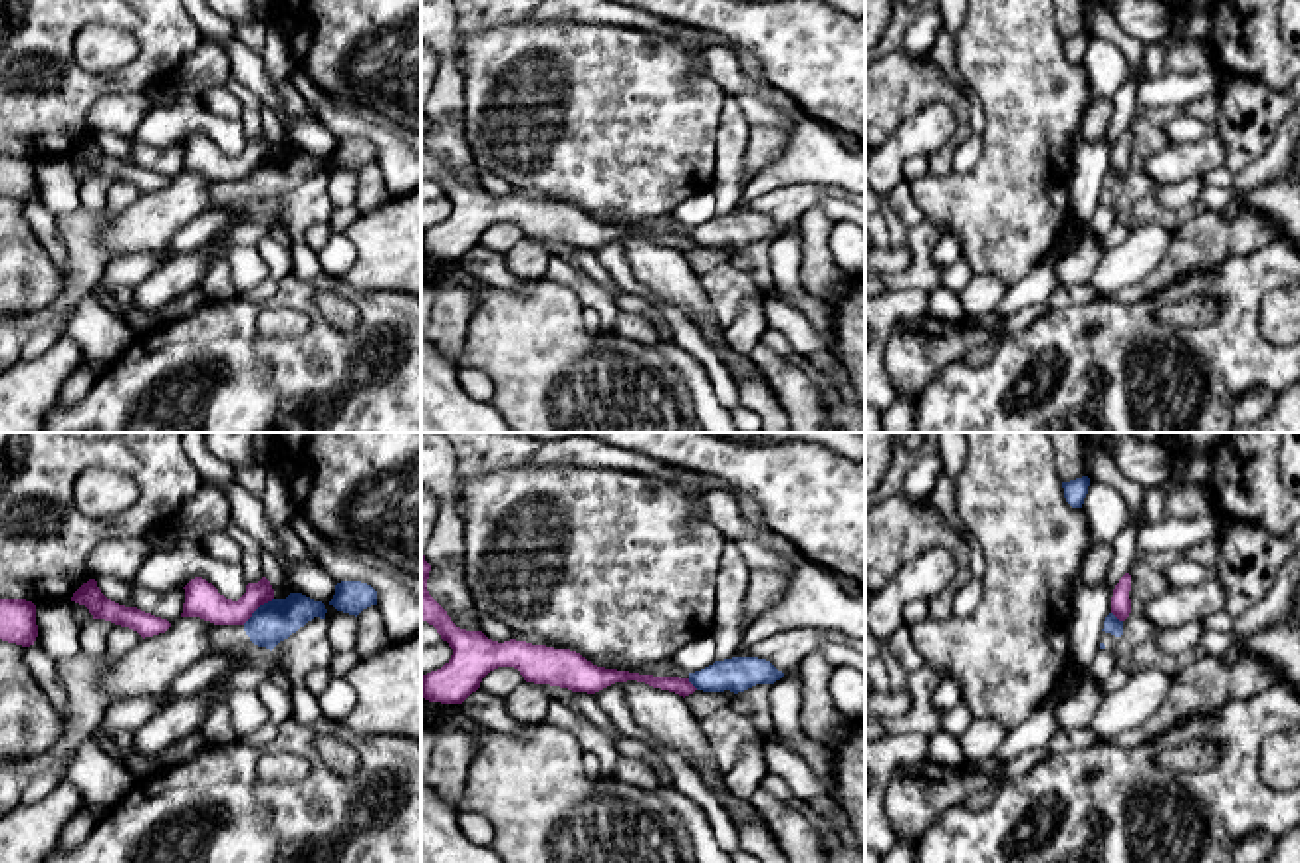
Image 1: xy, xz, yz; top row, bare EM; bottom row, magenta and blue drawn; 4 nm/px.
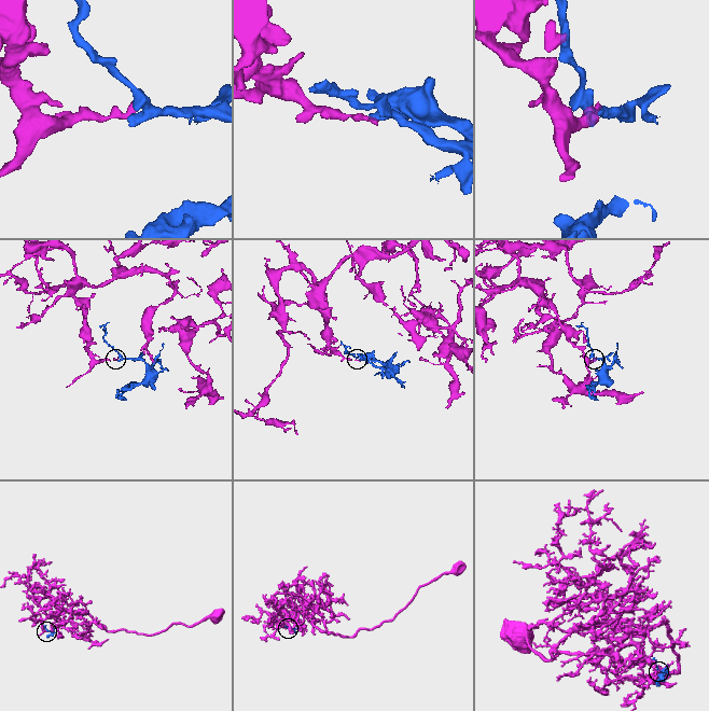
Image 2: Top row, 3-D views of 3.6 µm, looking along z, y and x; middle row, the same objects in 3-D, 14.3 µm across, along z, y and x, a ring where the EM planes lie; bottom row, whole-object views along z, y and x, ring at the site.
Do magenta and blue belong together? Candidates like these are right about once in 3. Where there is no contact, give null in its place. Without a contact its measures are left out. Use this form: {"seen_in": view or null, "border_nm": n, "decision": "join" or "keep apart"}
{"seen_in": "xy", "border_nm": 170, "decision": "keep apart"}

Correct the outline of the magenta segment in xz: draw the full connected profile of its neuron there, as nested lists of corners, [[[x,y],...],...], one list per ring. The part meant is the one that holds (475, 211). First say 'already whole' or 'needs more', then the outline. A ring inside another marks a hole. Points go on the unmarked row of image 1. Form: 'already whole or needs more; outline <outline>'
already whole; outline [[[421,111],[421,175],[433,181],[441,194],[453,204],[451,214],[441,224],[421,234],[421,252],[429,258],[462,260],[480,244],[482,234],[498,222],[518,224],[526,238],[587,250],[627,236],[645,238],[683,254],[697,246],[689,234],[605,224],[570,204],[532,200],[516,194],[498,198],[488,194],[482,186],[460,185],[429,151],[429,127],[431,121],[425,117],[425,111]]]

